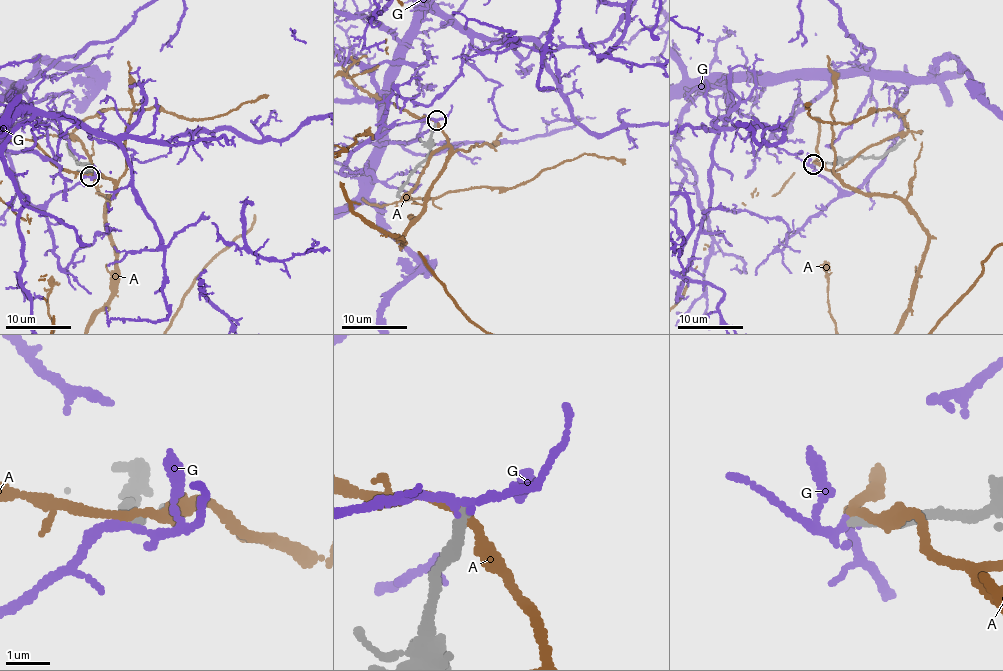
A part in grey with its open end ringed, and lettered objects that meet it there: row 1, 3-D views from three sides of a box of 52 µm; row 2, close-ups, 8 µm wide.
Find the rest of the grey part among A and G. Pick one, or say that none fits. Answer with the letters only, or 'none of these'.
none of these

